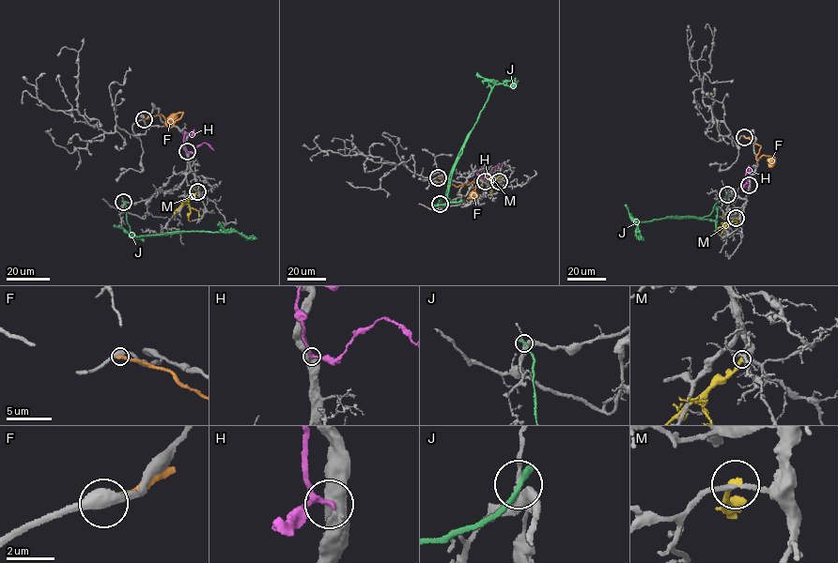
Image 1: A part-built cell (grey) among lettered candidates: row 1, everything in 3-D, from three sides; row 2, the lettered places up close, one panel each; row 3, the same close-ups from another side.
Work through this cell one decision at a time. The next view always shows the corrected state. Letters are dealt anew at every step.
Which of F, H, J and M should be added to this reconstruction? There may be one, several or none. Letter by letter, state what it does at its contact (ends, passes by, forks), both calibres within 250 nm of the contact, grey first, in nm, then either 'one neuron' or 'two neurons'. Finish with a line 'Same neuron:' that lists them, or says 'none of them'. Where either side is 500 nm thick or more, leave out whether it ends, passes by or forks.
F: calibres 500 and 300 nm; two neurons
H: calibres 650 and 180 nm; two neurons
J: it ends; calibres 200 and 300 nm; two neurons
M: it ends; calibres 160 and 260 nm; two neurons
Same neuron: none of them

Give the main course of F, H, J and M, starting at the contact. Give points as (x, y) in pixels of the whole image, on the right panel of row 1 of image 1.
F: (744, 136), (760, 146), (756, 160), (763, 155), (770, 157), (769, 167)
H: (749, 185), (745, 174), (750, 168)
J: (727, 194), (718, 201), (709, 215), (700, 218), (670, 216), (637, 222), (636, 234), (639, 240)
M: (736, 219), (730, 223), (721, 222)

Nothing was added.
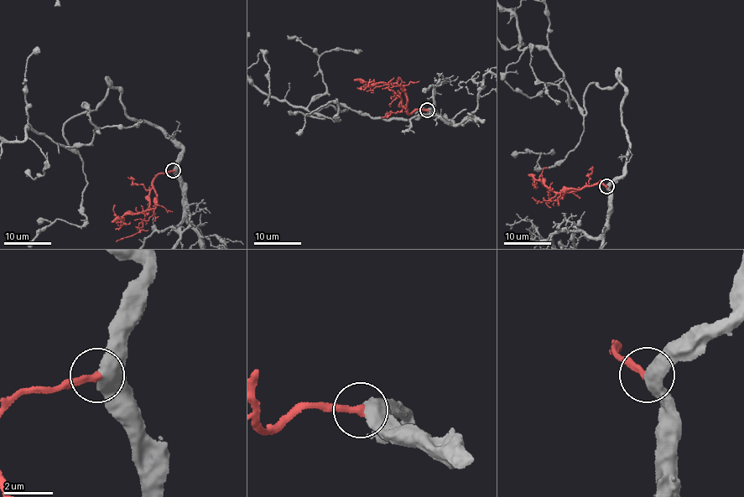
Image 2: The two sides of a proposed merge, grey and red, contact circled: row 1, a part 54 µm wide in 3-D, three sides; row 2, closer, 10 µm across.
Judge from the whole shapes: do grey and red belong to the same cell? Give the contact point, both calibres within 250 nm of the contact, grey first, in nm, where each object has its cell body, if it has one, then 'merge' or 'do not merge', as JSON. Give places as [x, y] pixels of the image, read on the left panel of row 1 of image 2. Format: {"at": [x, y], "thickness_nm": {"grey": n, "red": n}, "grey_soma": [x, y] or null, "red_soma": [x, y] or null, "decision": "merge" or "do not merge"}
{"at": [173, 170], "thickness_nm": {"grey": 480, "red": 320}, "grey_soma": null, "red_soma": null, "decision": "merge"}

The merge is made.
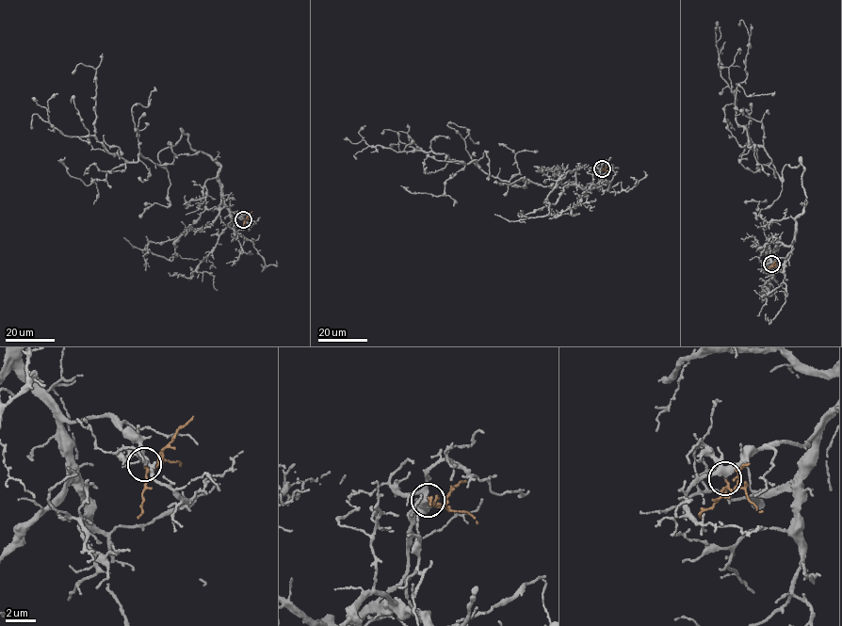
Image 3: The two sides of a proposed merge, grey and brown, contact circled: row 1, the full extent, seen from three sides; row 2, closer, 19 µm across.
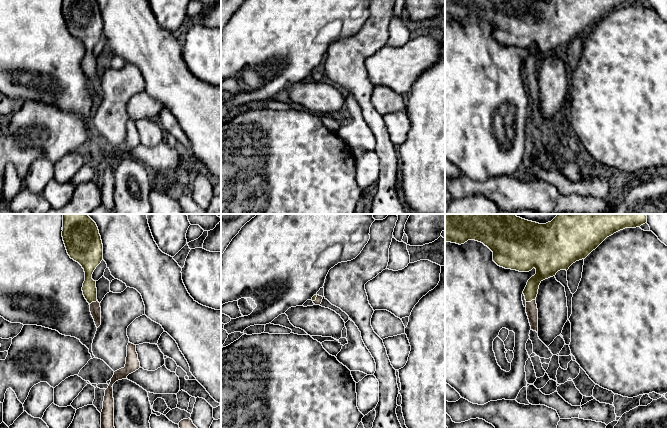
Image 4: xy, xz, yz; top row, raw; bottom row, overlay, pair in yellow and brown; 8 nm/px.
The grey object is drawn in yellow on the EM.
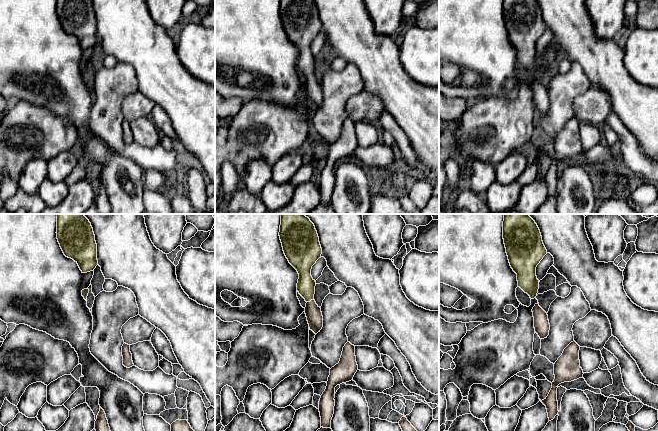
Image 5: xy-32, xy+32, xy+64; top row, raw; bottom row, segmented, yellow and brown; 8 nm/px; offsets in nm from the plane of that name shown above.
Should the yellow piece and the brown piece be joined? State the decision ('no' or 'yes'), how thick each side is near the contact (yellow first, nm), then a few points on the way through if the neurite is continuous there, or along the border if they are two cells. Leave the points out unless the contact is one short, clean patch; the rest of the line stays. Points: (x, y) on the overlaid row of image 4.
yes; 120 nm thick on the yellow side, 100 nm on the other; runs through yz (530, 292), (530, 301), (531, 307)

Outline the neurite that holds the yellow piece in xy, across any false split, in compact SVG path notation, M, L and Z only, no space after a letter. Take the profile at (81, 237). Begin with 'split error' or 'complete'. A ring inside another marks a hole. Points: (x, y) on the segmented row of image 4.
split error | M63 214L62 237L70 258L84 269L82 291L98 328L101 325L101 307L97 300L96 281L92 279L94 270L103 260L103 244L98 227L87 214Z

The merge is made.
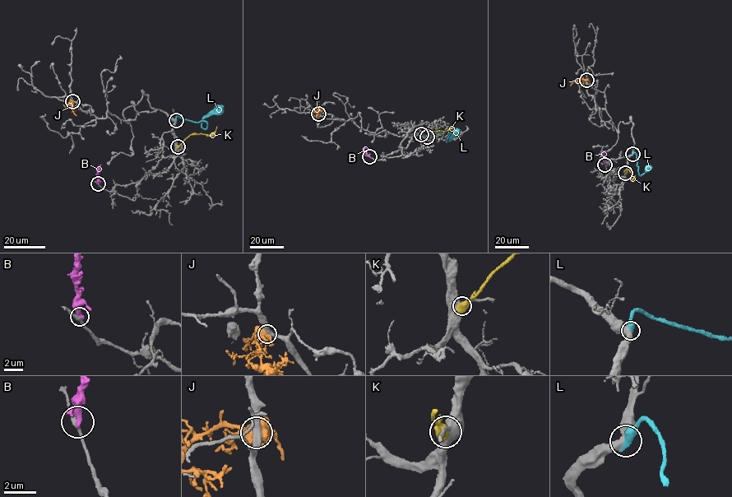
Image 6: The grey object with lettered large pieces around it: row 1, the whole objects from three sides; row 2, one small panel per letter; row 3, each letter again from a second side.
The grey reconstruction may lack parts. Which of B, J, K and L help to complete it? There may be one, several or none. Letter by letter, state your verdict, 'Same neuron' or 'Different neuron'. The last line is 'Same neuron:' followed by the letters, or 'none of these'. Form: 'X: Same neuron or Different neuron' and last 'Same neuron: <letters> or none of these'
B: Different neuron
J: Different neuron
K: Different neuron
L: Same neuron
Same neuron: L

